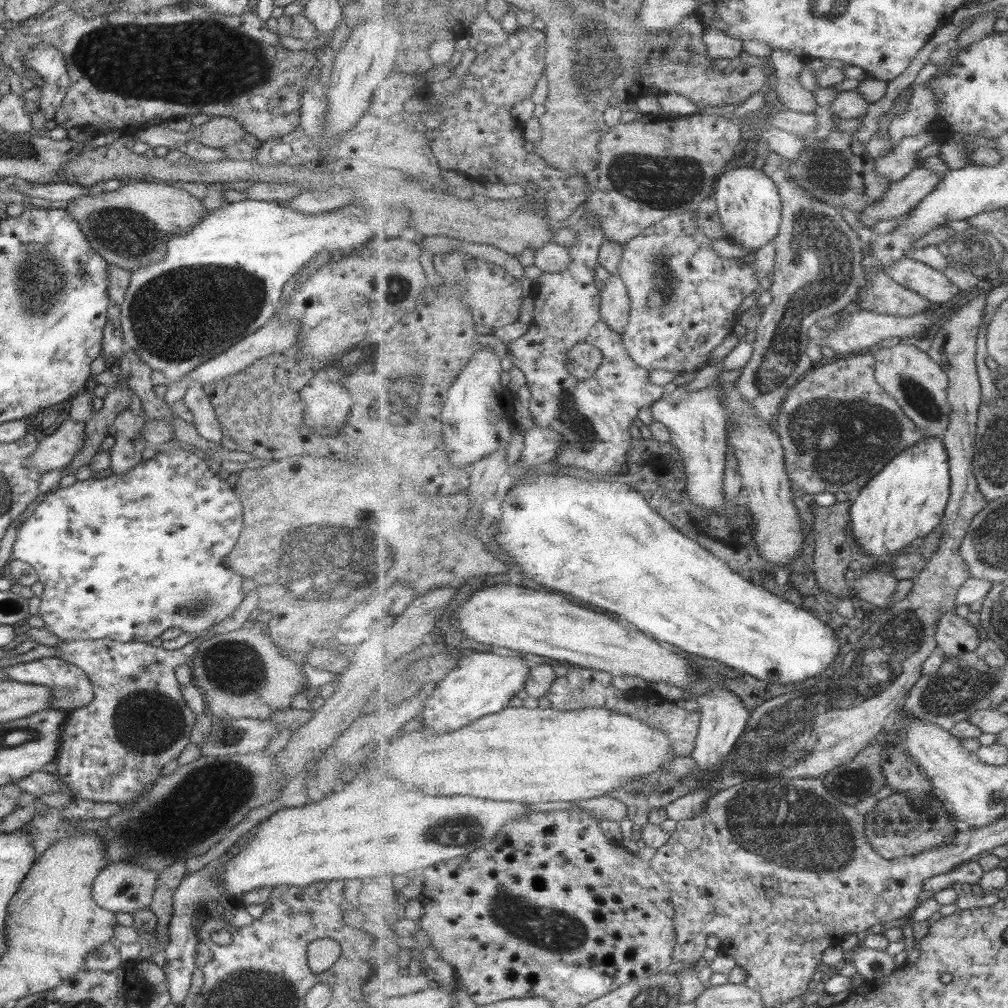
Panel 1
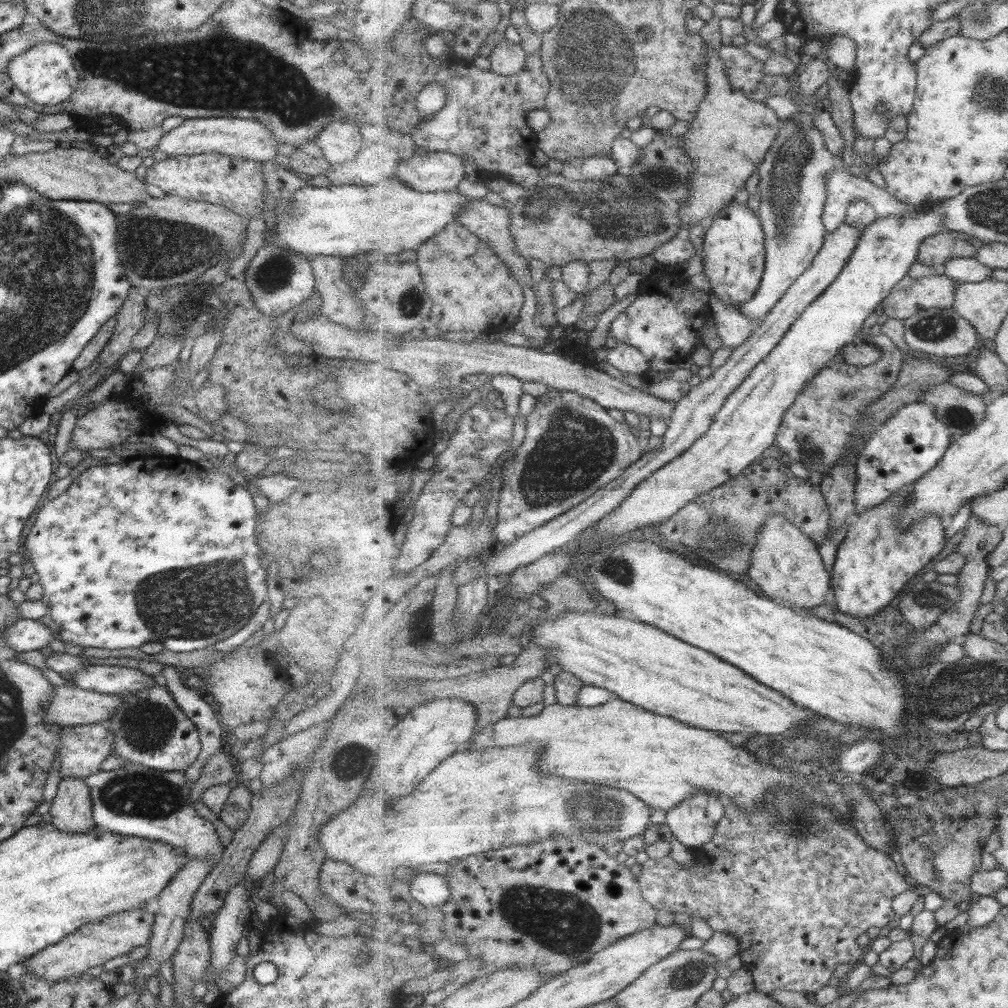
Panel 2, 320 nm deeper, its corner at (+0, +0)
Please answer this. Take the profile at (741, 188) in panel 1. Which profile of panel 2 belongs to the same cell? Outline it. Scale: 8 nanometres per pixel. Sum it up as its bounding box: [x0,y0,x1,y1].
[702,202,766,310]

